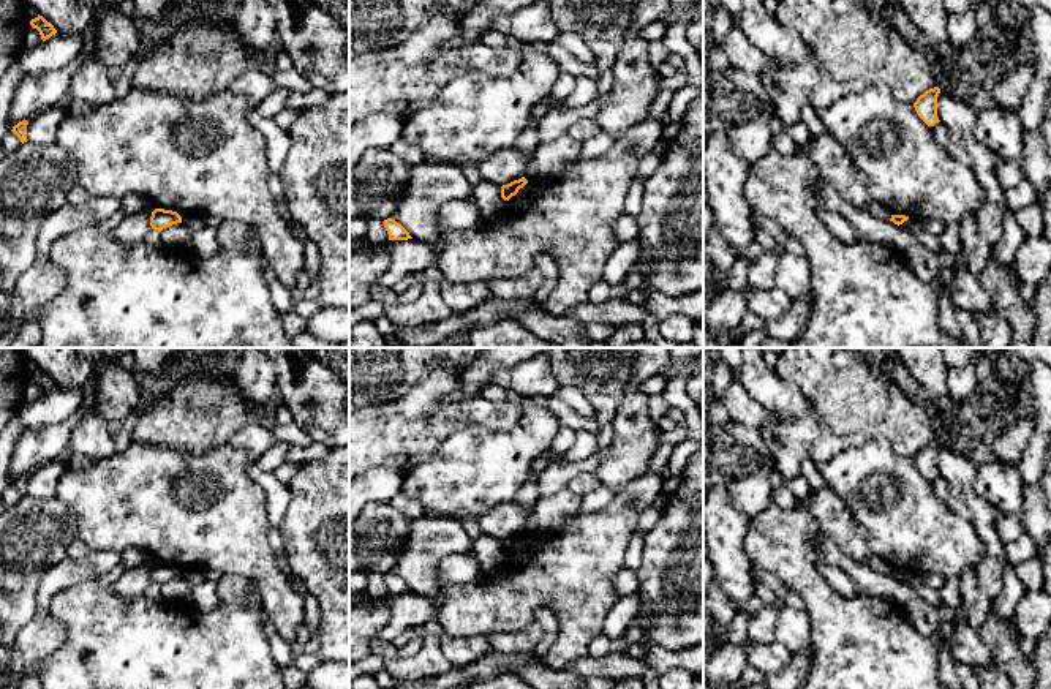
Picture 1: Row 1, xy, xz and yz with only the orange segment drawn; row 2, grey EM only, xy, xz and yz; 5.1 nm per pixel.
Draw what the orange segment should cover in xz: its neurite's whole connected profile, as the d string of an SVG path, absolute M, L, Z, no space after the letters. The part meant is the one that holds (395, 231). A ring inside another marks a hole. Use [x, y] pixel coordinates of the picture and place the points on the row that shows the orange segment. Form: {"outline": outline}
{"outline": "M387 218L382 221L384 228L389 234L389 240L408 240L412 239L409 235L409 232L400 224L397 223L394 218Z"}

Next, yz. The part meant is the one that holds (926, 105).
{"outline": "M939 87L929 88L923 95L920 95L917 98L917 101L914 103L914 107L918 114L918 117L928 126L934 126L936 123L940 122L937 117L937 96L939 96L939 93L940 93Z"}

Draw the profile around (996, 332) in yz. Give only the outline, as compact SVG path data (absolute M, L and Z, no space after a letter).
M989 308L983 313L974 313L974 321L980 327L981 348L1010 348L1011 327L999 311Z

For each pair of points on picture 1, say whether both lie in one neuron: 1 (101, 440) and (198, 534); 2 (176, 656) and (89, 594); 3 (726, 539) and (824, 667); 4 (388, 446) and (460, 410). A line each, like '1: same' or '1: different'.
1: different
2: same
3: different
4: same

